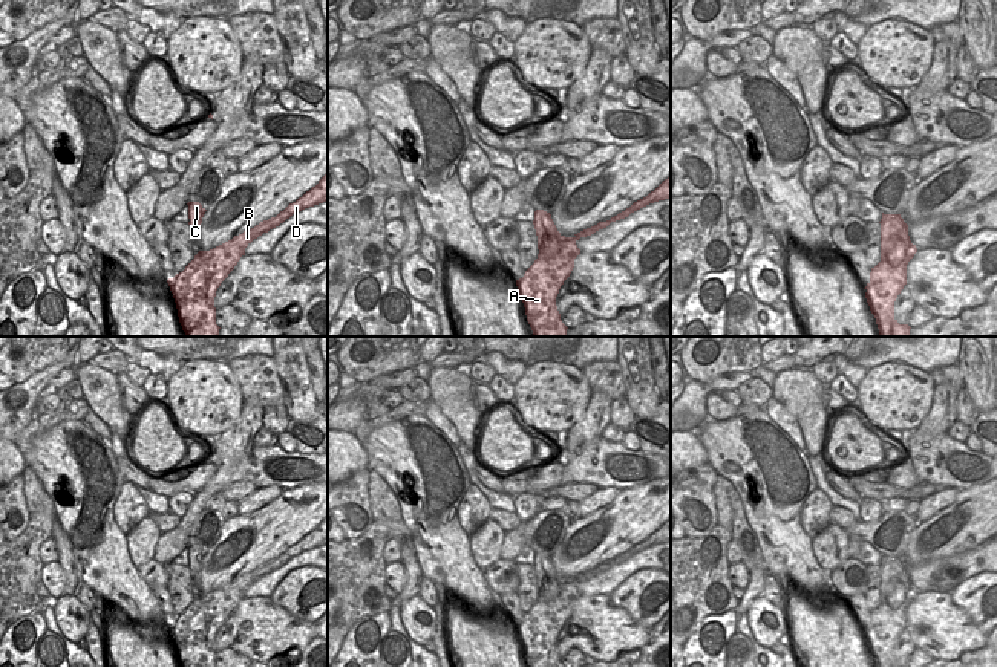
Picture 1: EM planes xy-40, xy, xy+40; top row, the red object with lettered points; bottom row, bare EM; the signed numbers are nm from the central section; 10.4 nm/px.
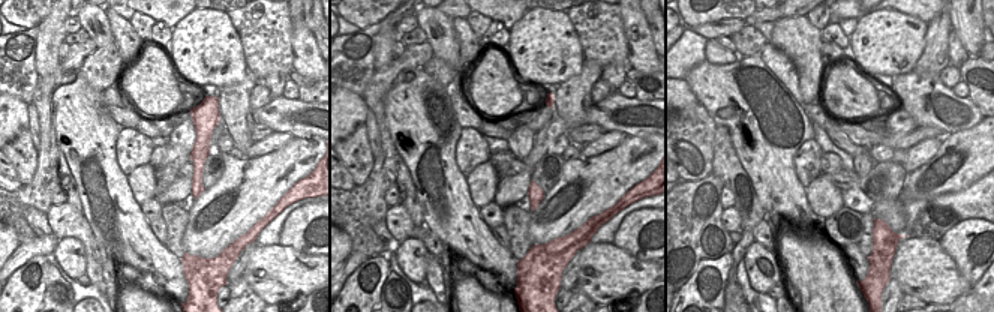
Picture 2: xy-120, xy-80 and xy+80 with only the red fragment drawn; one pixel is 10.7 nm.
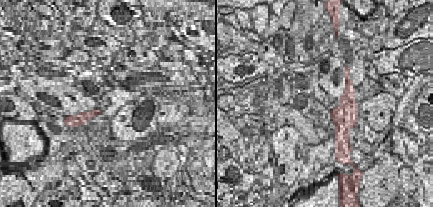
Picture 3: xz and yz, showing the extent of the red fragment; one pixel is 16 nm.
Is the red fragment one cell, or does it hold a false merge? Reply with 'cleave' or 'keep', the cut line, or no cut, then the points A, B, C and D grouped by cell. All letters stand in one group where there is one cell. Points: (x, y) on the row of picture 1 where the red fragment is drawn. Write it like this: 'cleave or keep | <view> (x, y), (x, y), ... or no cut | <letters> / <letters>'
cleave | xy+40 (912, 244), (899, 244), (881, 260) | A B D / C

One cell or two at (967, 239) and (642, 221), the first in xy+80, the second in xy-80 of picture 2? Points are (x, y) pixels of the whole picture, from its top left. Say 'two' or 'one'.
one

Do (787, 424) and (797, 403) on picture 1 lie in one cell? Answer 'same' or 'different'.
different

